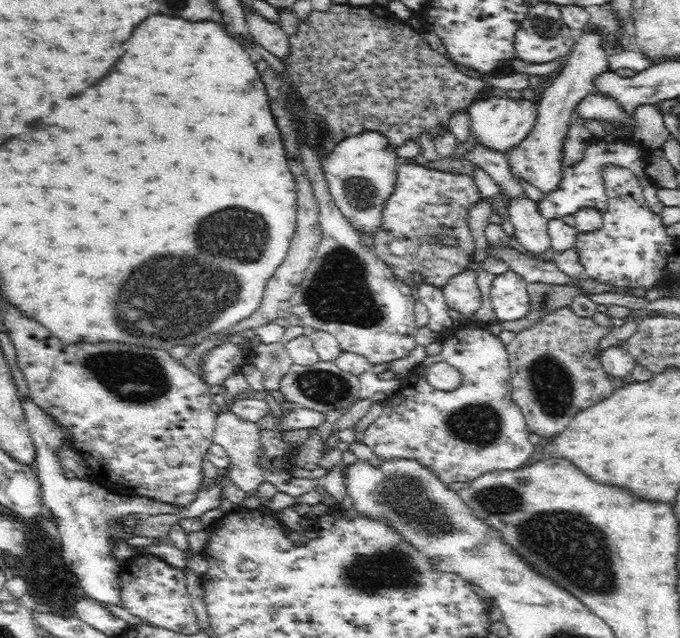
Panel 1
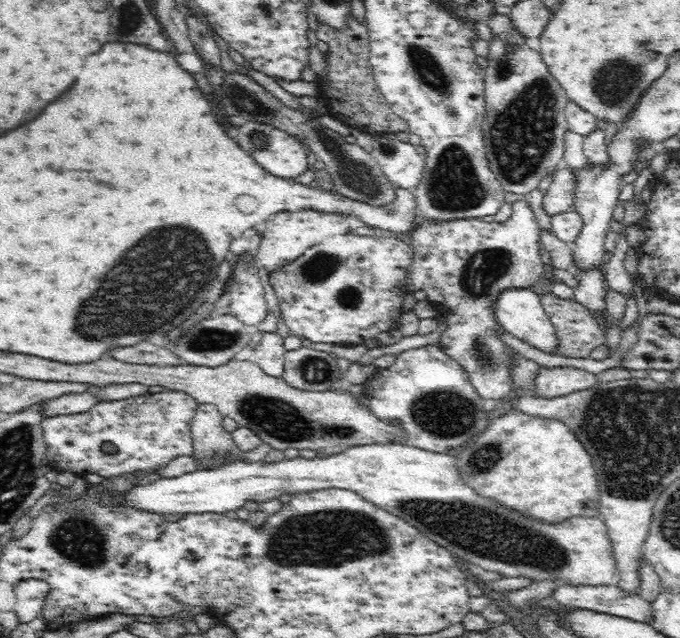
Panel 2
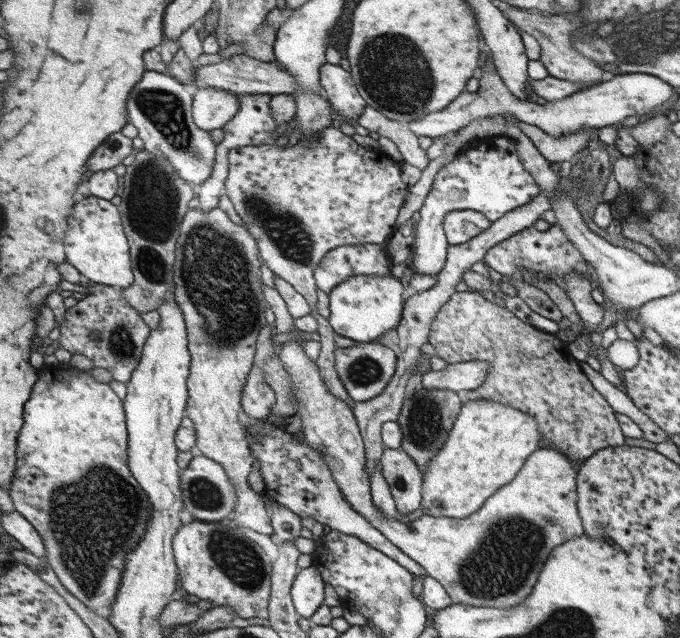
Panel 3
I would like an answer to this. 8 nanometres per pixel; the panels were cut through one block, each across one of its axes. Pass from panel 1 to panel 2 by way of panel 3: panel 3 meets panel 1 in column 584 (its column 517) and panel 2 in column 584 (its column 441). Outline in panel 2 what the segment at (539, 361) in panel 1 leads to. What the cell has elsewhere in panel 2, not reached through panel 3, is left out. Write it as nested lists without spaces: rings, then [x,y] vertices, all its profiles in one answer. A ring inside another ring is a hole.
[[[552,292],[541,296],[541,303],[544,305],[550,320],[554,323],[554,327],[556,327],[556,336],[559,340],[558,349],[552,354],[572,358],[588,358],[592,350],[605,346],[604,335],[609,328],[620,321],[618,318],[613,318],[607,314],[607,311],[604,314],[593,314],[581,304],[575,303],[573,299],[561,299]]]

